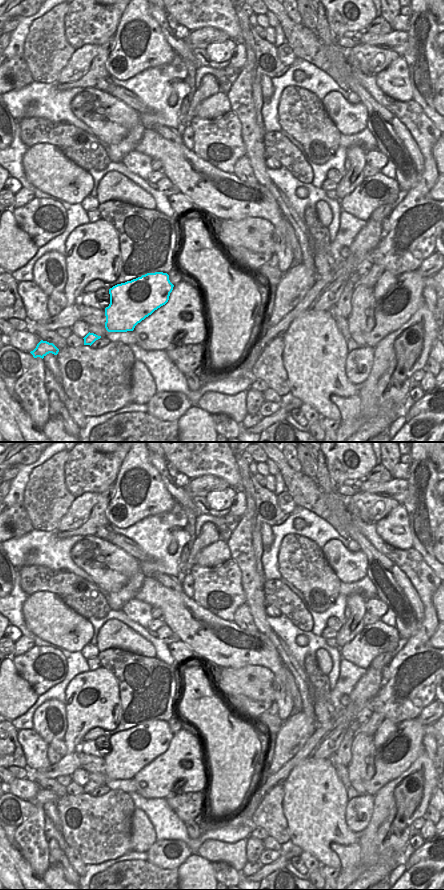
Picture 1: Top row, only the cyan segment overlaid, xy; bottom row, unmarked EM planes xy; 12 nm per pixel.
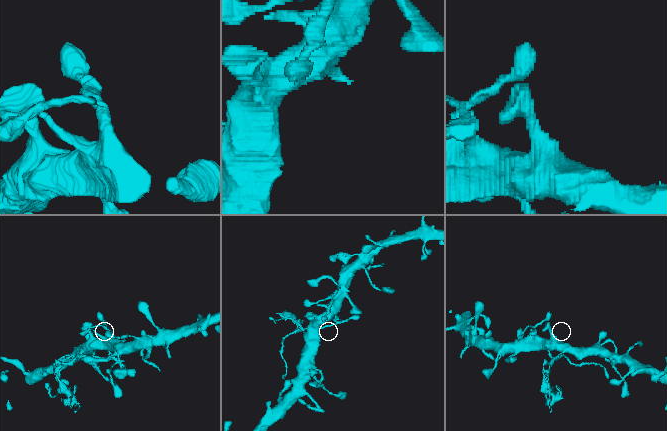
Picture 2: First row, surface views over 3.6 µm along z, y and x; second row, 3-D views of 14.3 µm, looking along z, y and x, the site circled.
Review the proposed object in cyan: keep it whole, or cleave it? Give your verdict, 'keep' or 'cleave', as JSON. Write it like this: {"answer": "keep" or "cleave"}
{"answer": "cleave"}

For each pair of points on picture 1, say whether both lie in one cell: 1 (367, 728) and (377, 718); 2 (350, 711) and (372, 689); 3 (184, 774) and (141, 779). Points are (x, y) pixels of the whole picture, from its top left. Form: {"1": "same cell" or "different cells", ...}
{"1": "same cell", "2": "same cell", "3": "same cell"}

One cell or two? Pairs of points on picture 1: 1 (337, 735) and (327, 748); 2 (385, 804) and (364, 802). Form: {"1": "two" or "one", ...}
{"1": "one", "2": "two"}

